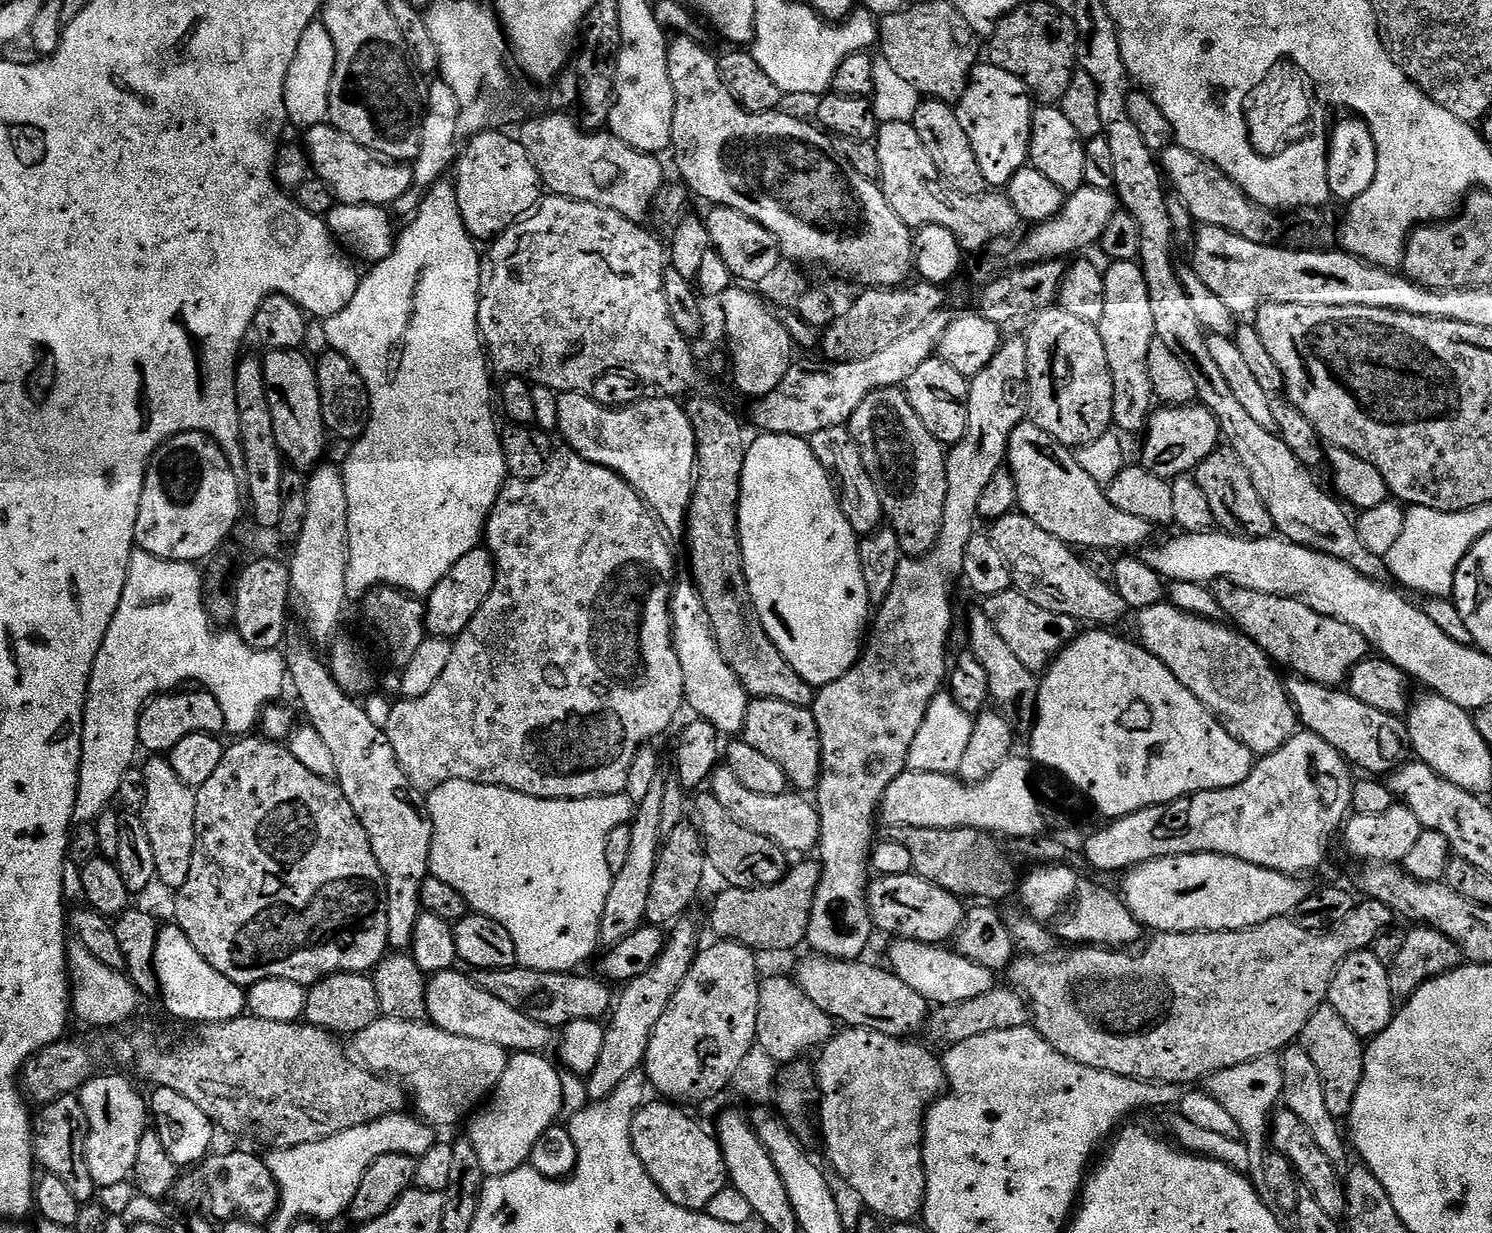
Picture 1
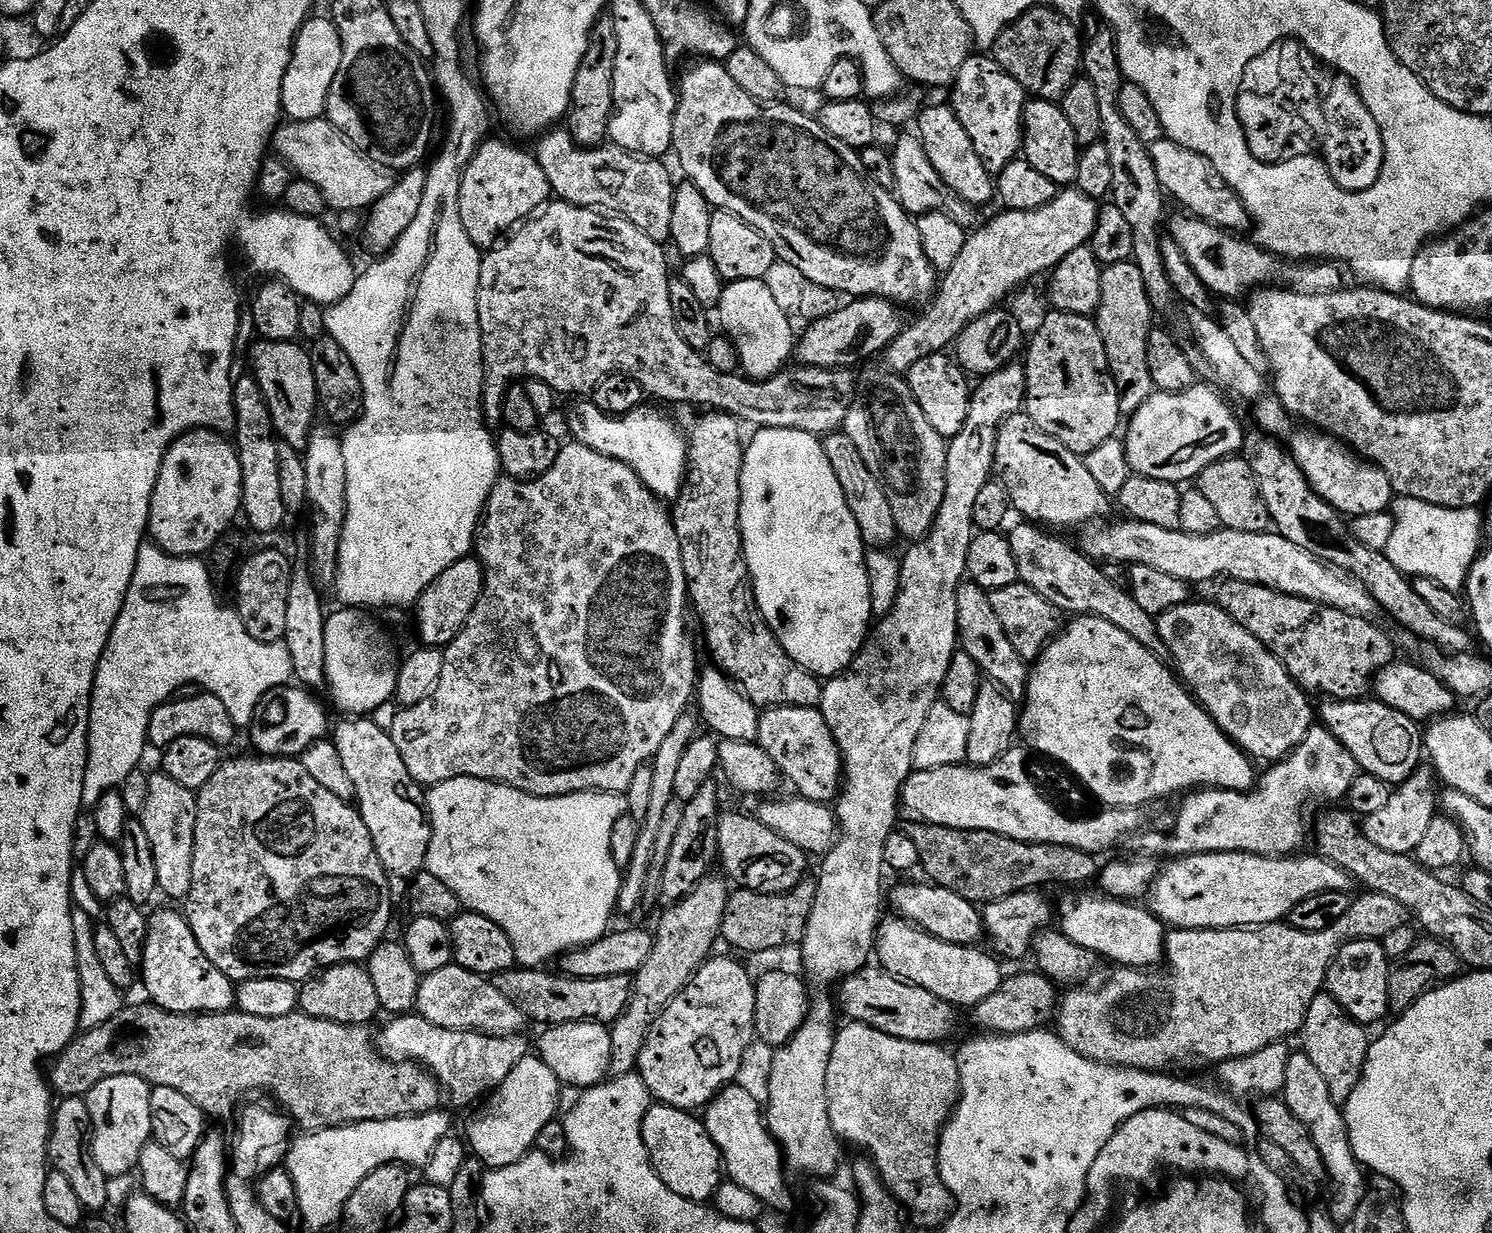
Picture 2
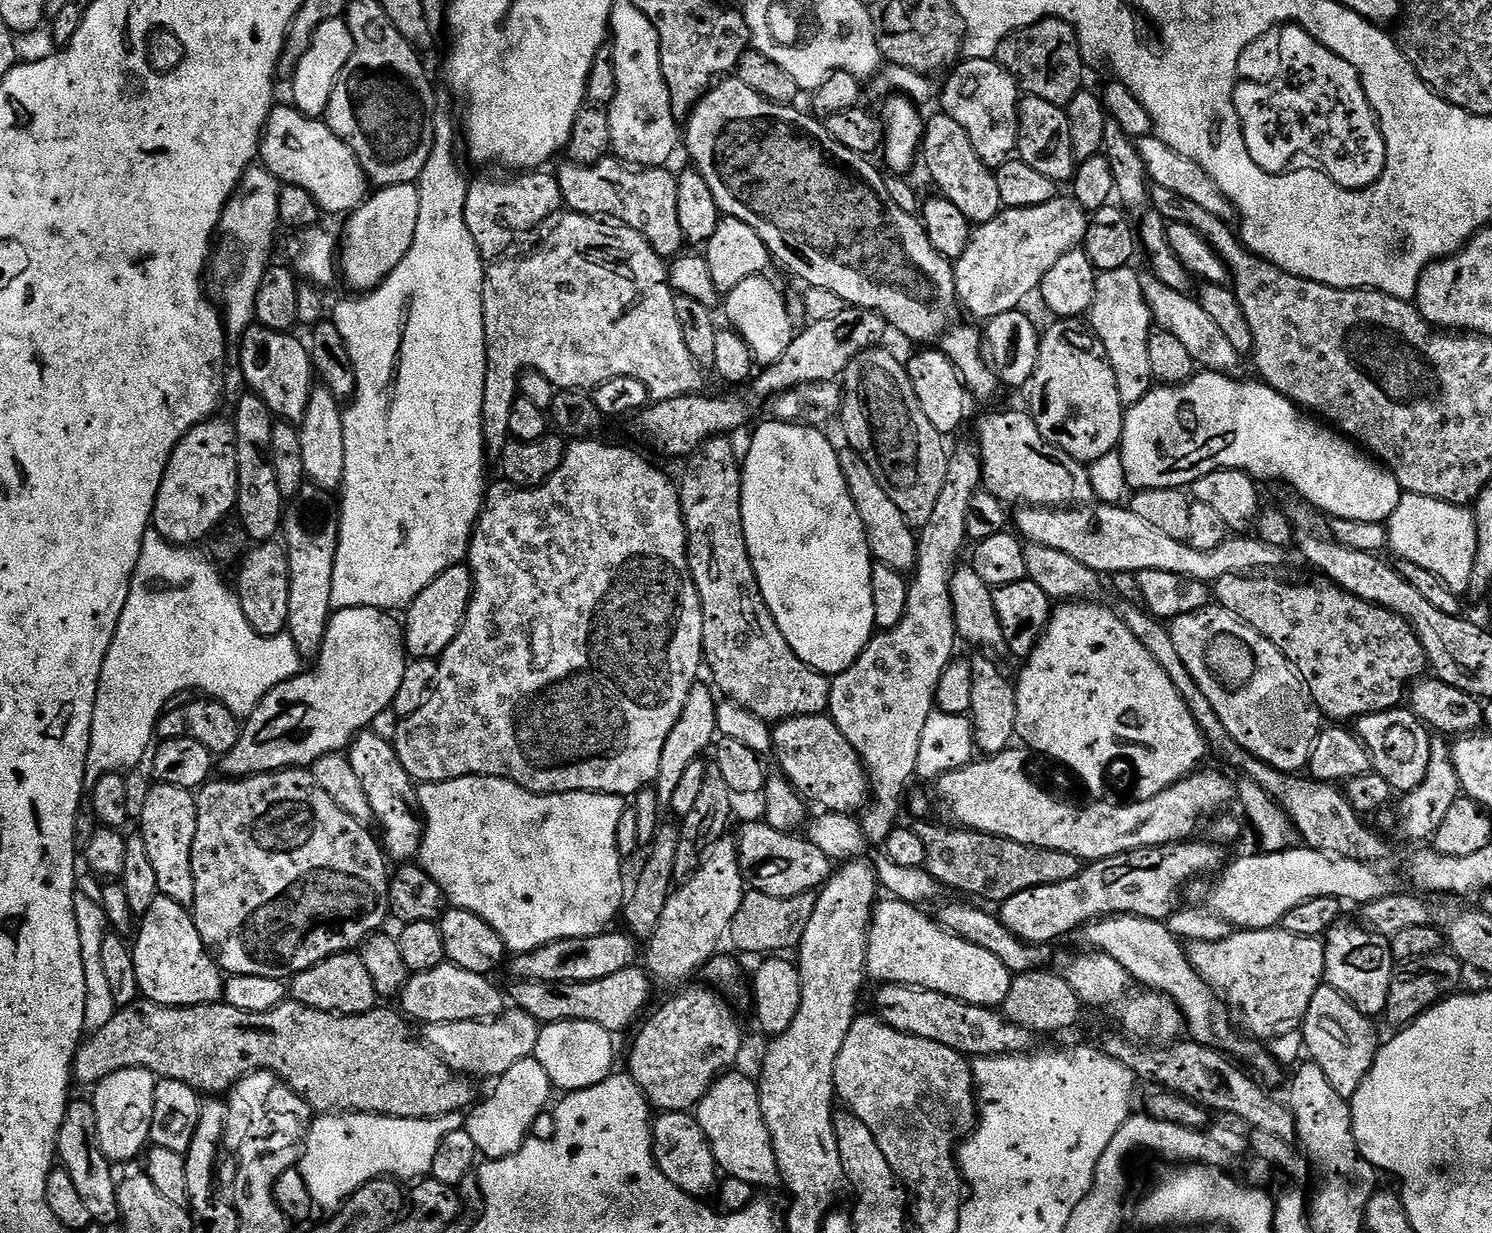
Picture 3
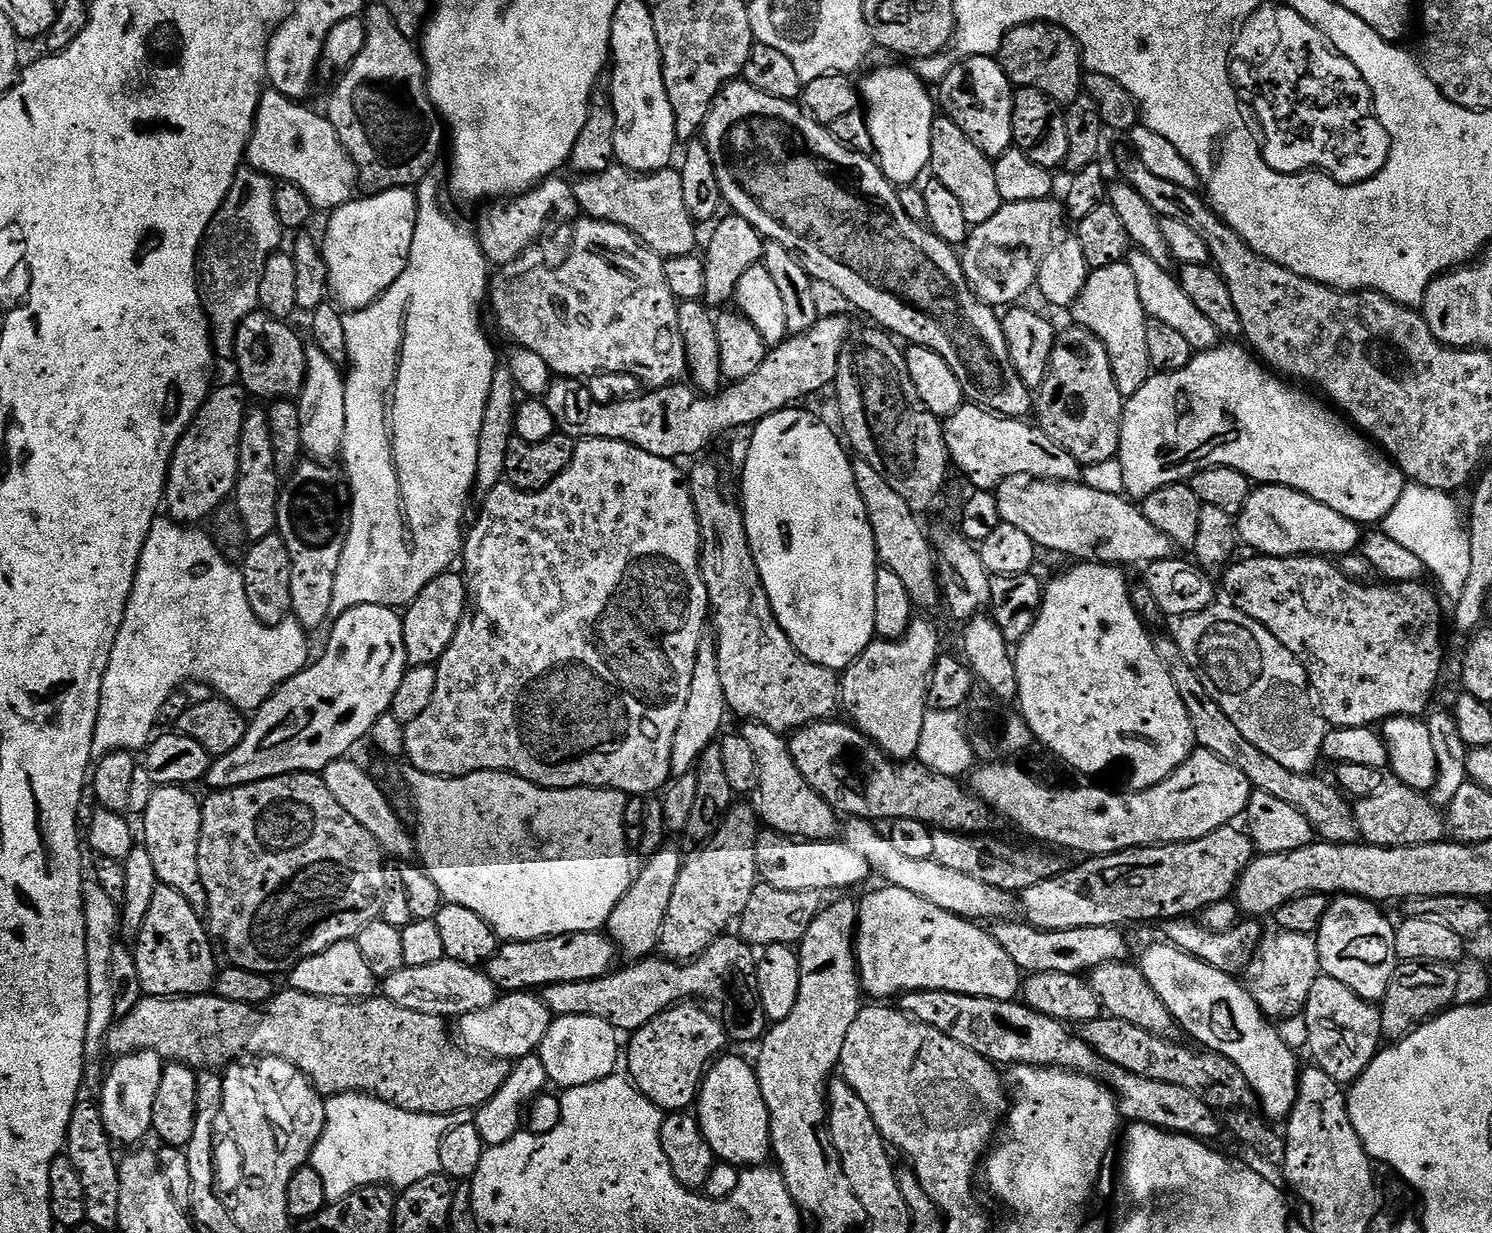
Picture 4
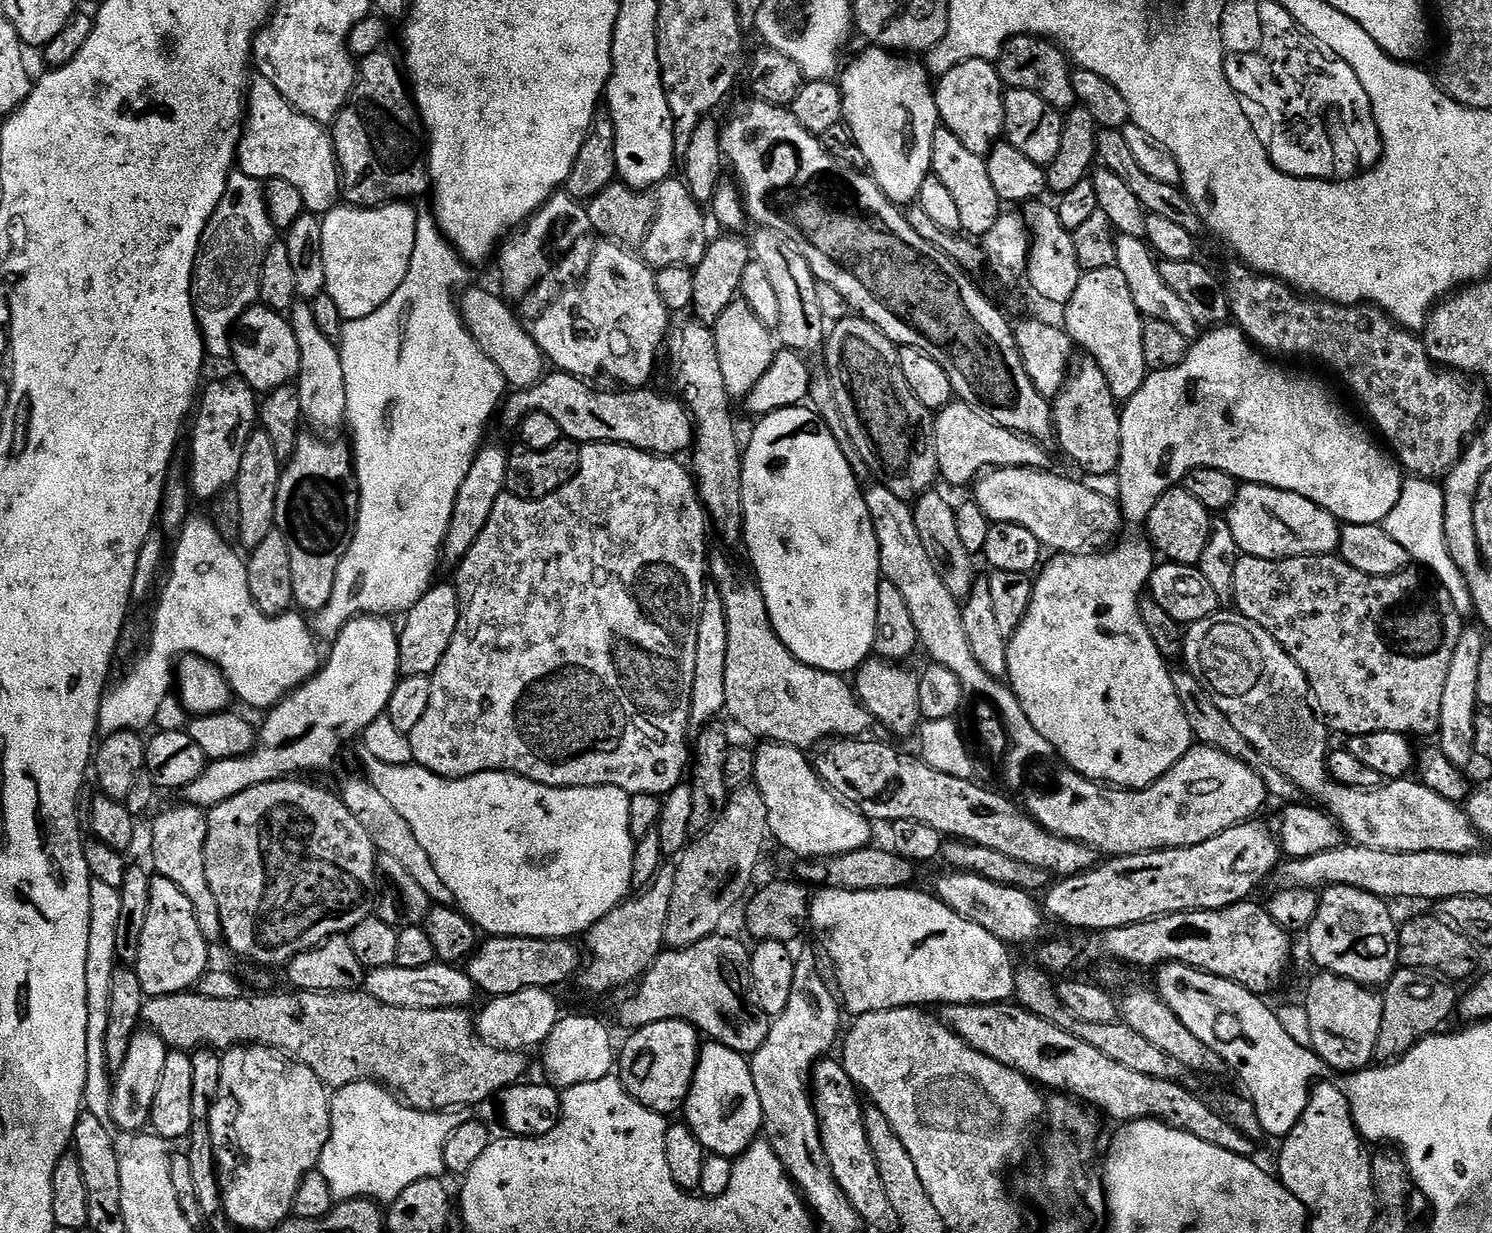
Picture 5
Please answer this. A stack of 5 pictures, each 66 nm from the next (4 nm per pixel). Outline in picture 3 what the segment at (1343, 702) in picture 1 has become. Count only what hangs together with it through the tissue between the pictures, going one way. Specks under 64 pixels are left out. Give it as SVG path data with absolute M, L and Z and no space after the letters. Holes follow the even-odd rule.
M1394 707L1387 712L1372 712L1368 716L1359 717L1355 721L1354 731L1372 759L1371 771L1386 778L1393 791L1405 794L1416 789L1425 778L1432 736L1409 709L1402 709Z

